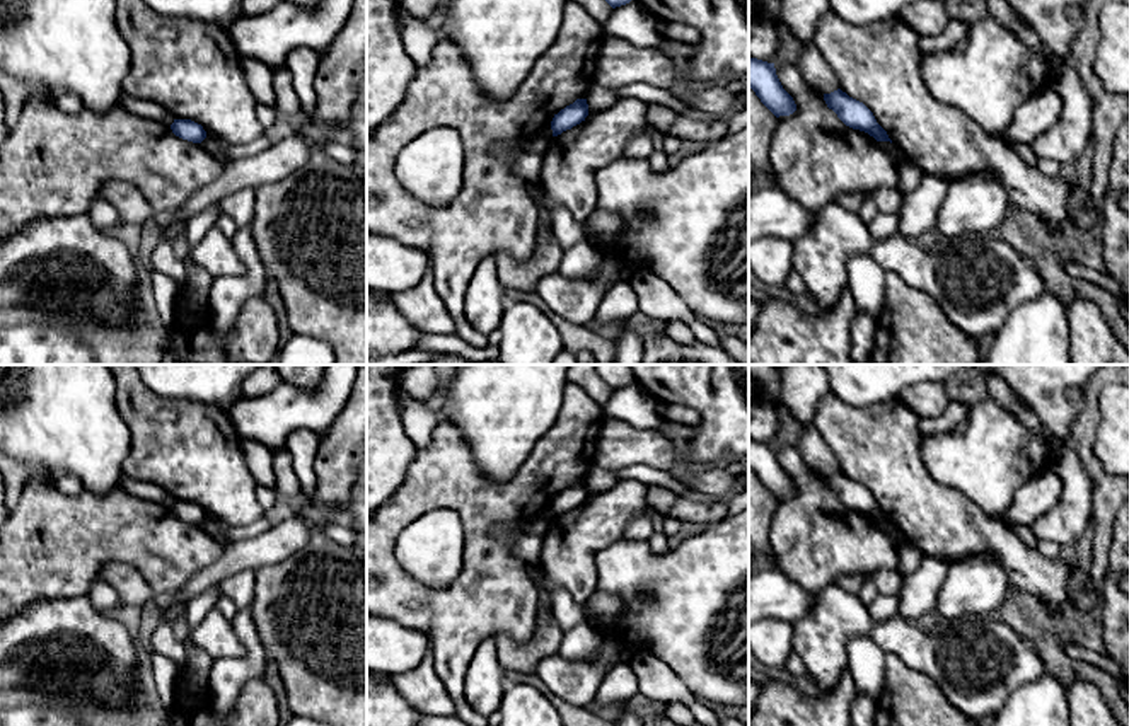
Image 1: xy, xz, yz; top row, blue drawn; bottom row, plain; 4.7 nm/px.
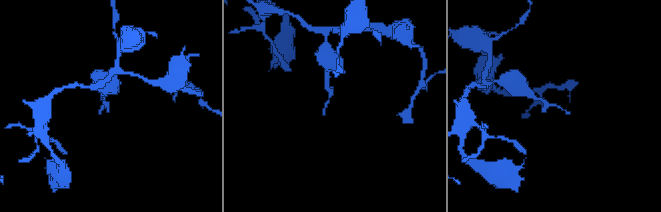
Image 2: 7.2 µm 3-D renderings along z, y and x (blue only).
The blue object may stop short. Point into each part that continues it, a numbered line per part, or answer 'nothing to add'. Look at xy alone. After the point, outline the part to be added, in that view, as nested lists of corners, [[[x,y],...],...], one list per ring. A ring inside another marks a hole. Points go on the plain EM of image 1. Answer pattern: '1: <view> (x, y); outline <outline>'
nothing to add

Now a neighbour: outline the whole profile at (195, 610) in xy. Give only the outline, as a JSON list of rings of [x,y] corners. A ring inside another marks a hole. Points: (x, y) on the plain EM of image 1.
[[[215,586],[206,590],[200,596],[189,600],[182,607],[182,615],[186,617],[188,627],[191,631],[196,629],[203,622],[206,614],[215,608],[218,595],[220,595],[220,590]]]

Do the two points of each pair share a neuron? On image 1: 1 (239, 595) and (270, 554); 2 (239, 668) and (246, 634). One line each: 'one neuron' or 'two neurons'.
1: two neurons
2: one neuron

